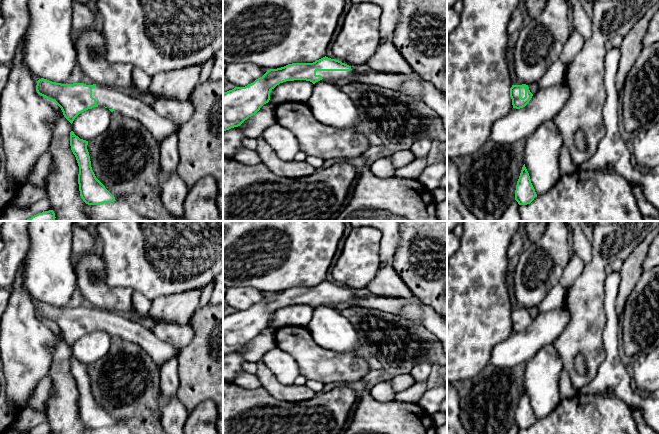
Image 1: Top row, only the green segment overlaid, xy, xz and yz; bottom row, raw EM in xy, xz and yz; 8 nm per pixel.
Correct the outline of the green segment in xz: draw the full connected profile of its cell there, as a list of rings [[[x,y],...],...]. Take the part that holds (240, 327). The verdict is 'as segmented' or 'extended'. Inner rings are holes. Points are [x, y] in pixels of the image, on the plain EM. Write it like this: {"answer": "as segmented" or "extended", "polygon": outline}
{"answer": "extended", "polygon": [[[323,281],[313,287],[292,287],[268,294],[245,311],[235,311],[223,317],[223,355],[240,350],[269,326],[270,316],[280,307],[306,304],[313,308],[324,303],[347,302],[356,306],[360,297],[339,284]]]}

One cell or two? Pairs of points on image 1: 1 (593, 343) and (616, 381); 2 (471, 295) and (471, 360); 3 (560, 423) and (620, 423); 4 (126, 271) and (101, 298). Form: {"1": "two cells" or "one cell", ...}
{"1": "two cells", "2": "one cell", "3": "one cell", "4": "two cells"}

